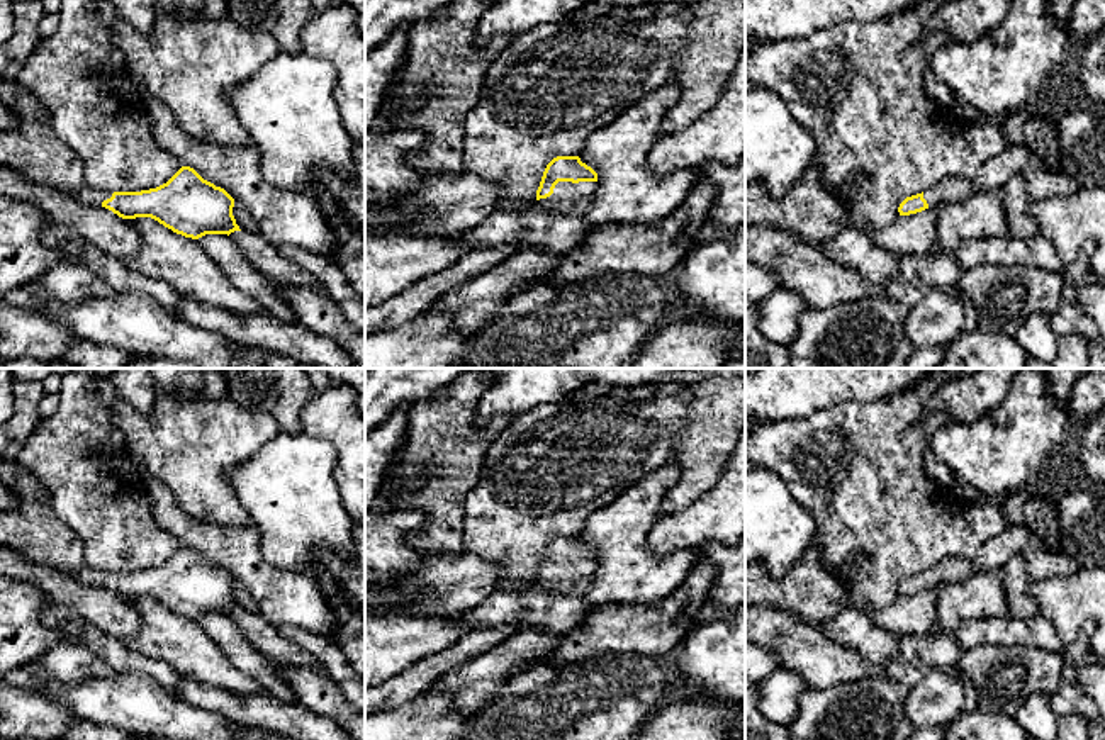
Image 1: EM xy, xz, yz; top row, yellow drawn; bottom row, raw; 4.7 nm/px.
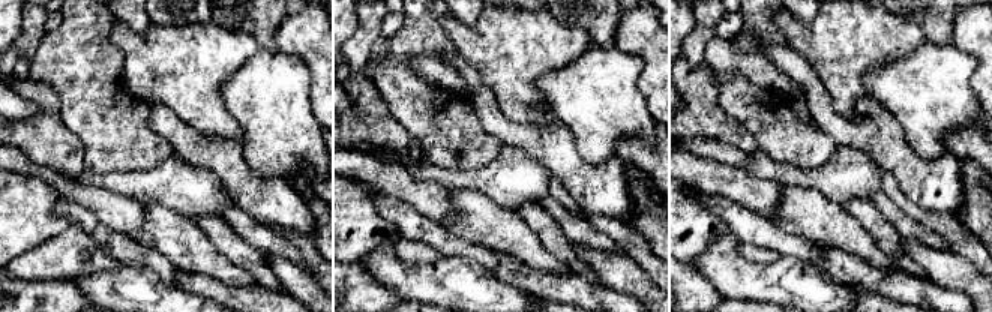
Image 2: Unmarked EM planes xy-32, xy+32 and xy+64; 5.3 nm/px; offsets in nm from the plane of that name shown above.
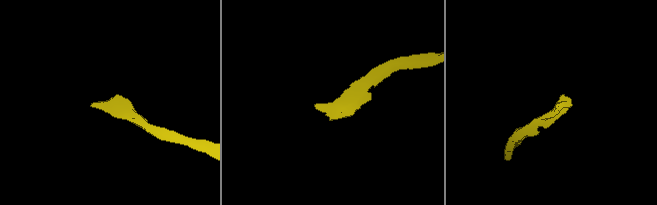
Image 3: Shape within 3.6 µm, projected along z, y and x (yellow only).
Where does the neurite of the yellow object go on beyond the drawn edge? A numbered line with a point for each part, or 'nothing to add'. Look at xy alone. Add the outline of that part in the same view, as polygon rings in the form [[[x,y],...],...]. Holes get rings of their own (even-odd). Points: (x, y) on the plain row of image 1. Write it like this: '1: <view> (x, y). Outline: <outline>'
1: xy (87, 574). Outline: [[[83,565],[76,570],[75,579],[87,586],[102,586],[104,580],[110,579],[114,572],[104,572],[90,565]]]

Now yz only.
1: yz (949, 571). Outline: [[[951,557],[923,572],[928,589],[940,589],[947,584],[961,582],[974,574],[973,562]]]

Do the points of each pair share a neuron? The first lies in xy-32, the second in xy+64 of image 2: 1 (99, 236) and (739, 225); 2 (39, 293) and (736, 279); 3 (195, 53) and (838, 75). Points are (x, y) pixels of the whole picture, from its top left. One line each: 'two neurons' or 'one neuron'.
1: one neuron
2: two neurons
3: one neuron

